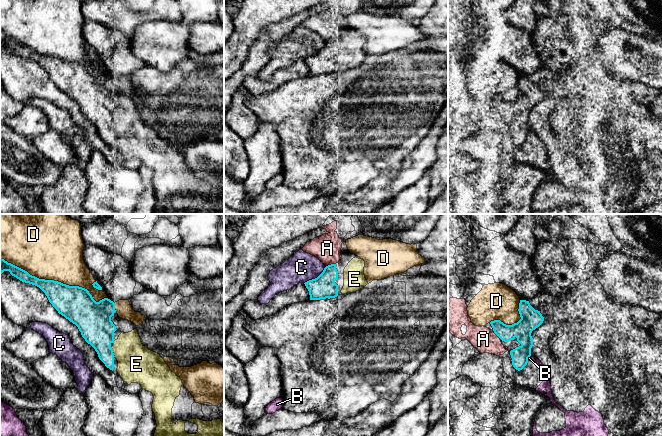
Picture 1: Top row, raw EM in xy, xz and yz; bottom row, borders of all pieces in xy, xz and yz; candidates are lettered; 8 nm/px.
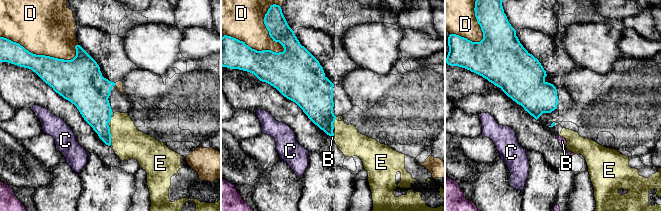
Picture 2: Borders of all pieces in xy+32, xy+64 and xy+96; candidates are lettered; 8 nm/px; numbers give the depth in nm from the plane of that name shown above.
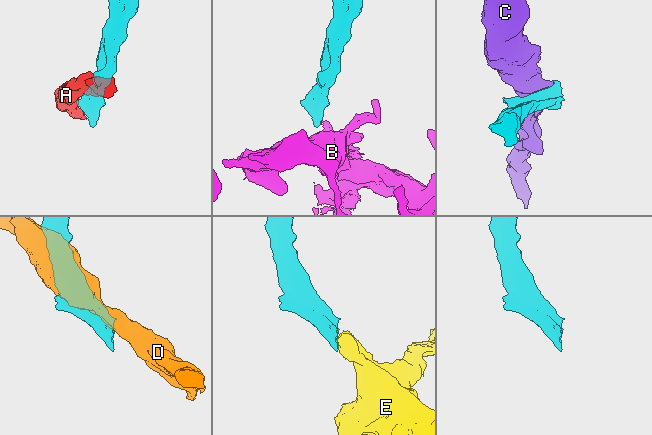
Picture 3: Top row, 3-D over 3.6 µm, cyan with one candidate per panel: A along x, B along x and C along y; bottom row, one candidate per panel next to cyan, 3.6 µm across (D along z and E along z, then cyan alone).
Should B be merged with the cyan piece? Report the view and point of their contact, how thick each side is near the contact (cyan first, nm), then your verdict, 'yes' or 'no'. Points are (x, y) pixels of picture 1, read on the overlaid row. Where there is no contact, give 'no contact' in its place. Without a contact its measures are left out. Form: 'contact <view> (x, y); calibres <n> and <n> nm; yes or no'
contact yz (528, 357); calibres 150 and 20 nm; no

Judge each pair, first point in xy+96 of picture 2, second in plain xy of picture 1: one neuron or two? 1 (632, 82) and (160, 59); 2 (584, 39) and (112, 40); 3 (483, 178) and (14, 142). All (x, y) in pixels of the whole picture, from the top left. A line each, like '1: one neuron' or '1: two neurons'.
1: two neurons
2: two neurons
3: two neurons

